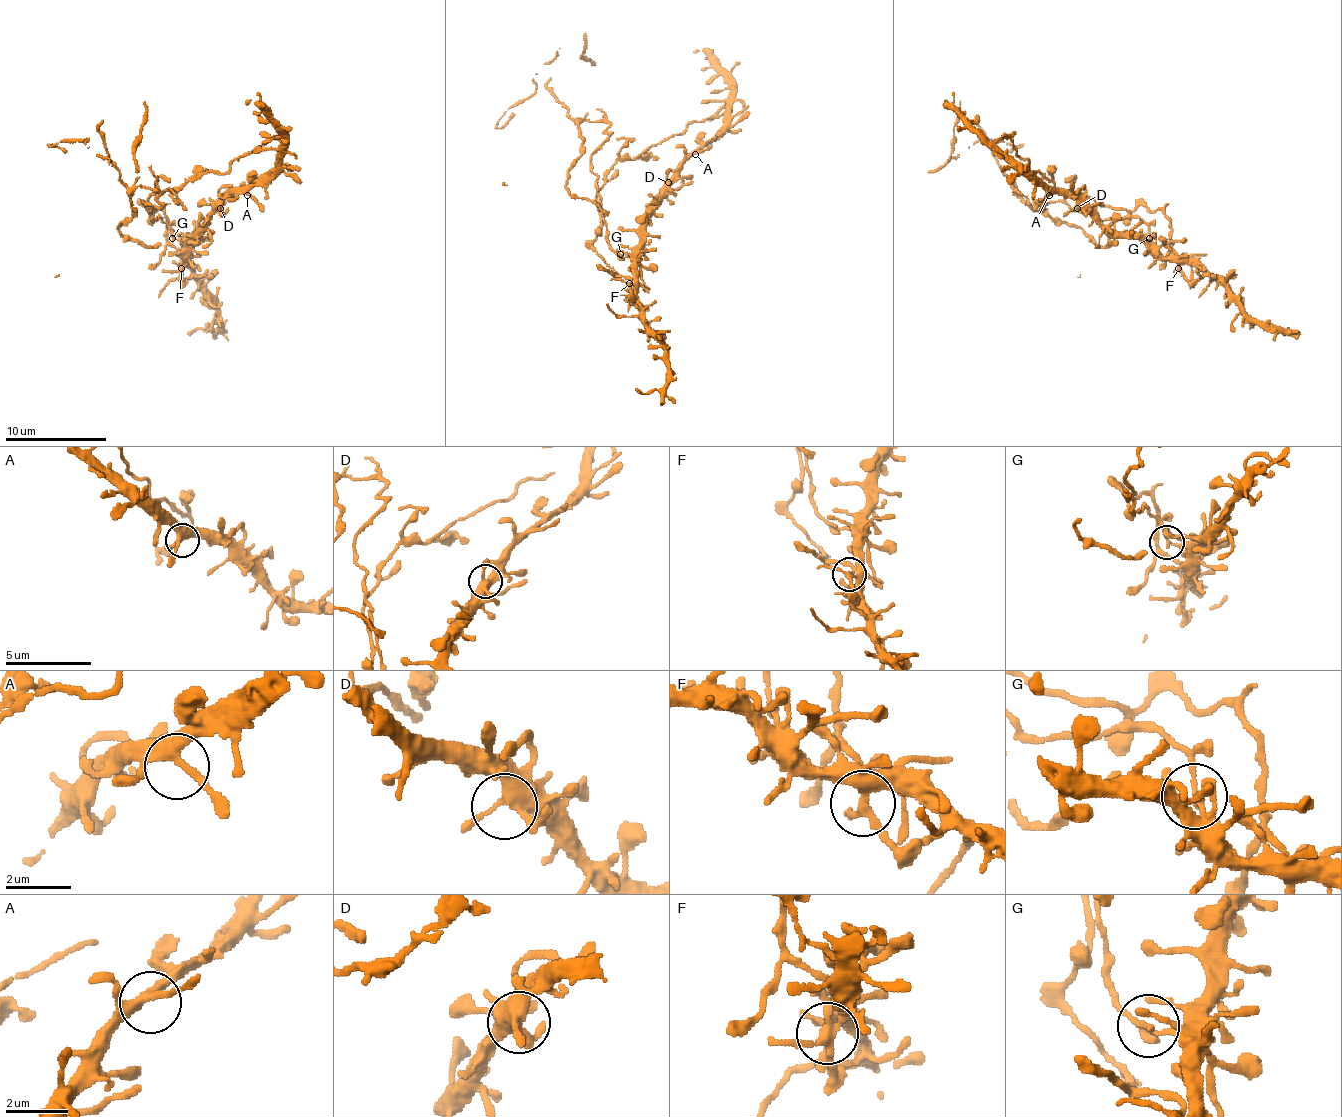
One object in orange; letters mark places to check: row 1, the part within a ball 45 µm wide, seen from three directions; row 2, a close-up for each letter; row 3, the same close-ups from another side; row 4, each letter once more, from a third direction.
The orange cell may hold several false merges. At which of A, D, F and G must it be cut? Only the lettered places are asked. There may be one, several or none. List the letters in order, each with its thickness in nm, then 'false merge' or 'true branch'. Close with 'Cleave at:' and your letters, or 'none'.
A: calibre 320 nm; true branch
D: calibre 360 nm; true branch
F: calibre 260 nm; false merge
G: calibre 140 nm; false merge
Cleave at: F, G

